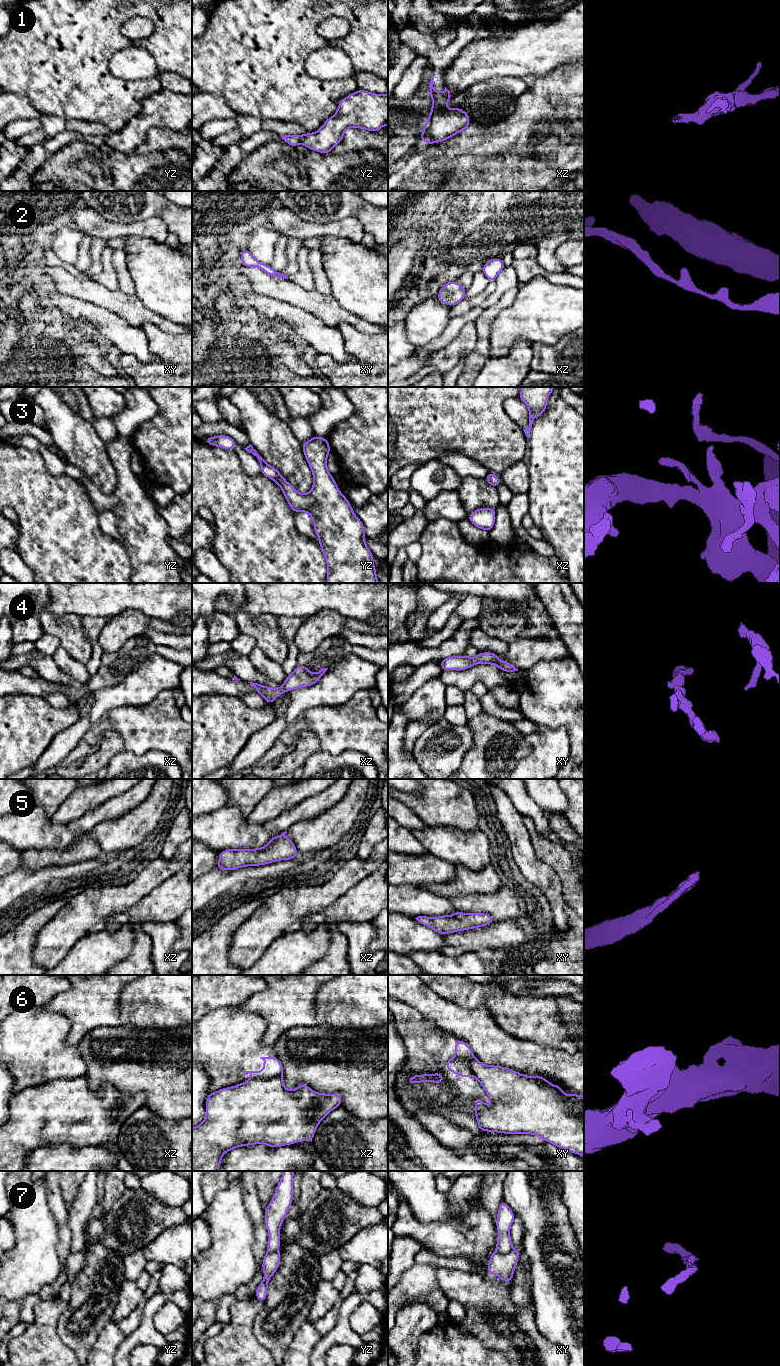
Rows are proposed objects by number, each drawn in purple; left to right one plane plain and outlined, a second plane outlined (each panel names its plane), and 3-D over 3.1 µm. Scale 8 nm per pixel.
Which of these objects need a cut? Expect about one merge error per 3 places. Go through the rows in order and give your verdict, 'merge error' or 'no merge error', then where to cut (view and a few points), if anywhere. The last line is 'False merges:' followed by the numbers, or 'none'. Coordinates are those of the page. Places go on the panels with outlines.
1: no merge error; cut none
2: no merge error; cut none
3: no merge error; cut none
4: no merge error; cut none
5: no merge error; cut none
6: no merge error; cut none
7: merge error; cut xy (513, 1248), (506, 1253), (496, 1251)
False merges: 7

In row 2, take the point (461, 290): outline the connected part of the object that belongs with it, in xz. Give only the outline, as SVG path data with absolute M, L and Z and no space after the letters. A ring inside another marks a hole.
M457 281L444 284L438 291L438 299L441 304L455 306L462 299L466 298L466 289Z

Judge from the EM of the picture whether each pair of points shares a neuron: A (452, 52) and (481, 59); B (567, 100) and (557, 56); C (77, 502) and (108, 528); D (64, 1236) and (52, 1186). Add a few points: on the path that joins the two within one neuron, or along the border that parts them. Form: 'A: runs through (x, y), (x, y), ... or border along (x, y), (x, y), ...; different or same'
A: border along (475, 39), (462, 49), (445, 73); different
B: border along (573, 61), (556, 66), (539, 78); different
C: border along (96, 513), (98, 526), (112, 538); different
D: runs through (63, 1224), (55, 1198); same

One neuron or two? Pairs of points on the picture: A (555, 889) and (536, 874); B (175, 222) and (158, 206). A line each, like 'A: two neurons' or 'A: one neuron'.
A: one neuron
B: one neuron

